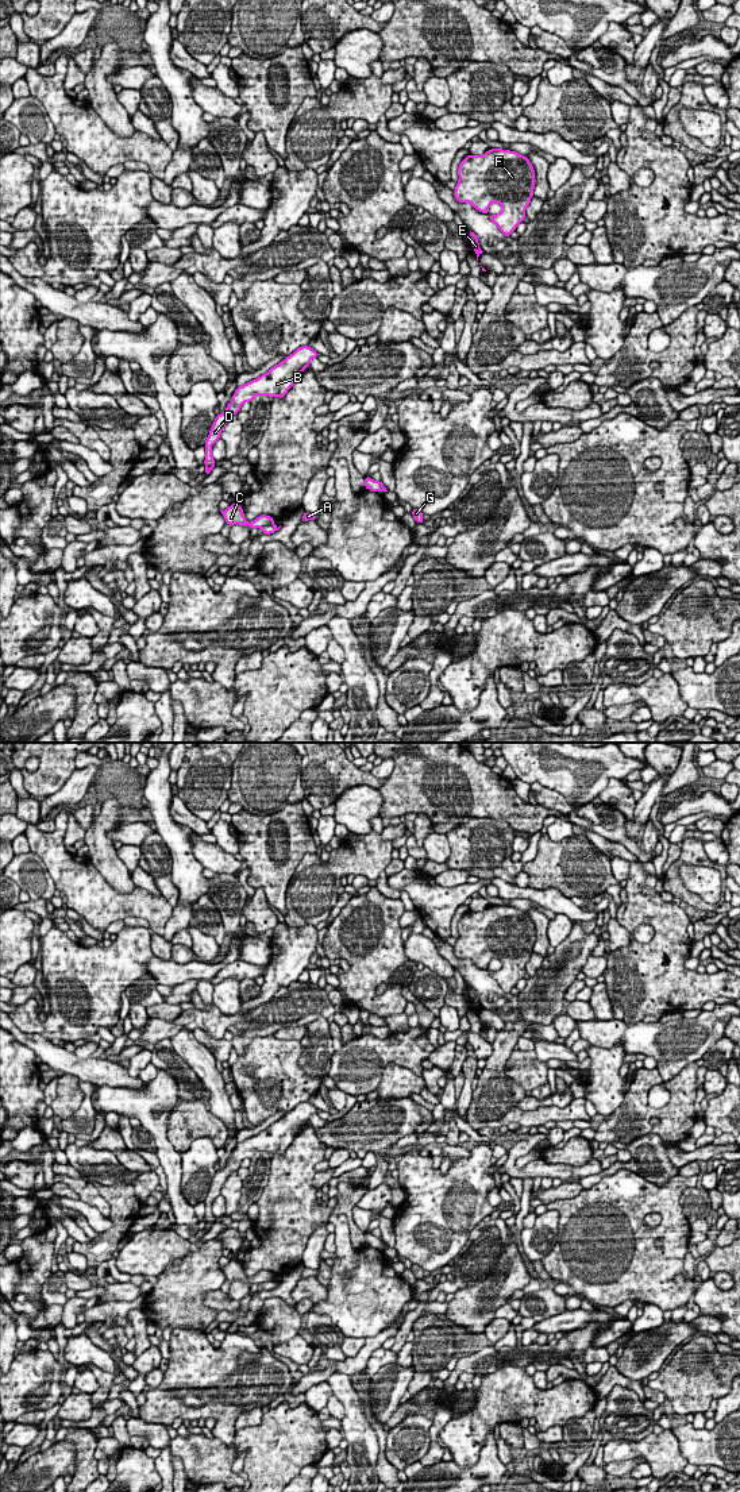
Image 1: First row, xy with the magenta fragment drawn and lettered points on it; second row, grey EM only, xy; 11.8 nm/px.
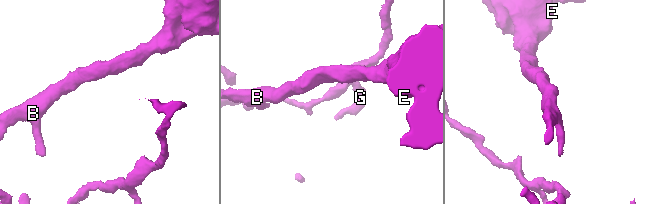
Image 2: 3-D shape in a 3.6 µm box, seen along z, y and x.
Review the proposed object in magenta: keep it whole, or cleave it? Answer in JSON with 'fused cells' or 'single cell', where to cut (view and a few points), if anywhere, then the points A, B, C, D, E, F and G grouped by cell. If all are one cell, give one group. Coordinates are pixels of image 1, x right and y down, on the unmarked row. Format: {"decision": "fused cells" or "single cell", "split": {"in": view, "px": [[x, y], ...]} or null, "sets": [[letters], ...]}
{"decision": "fused cells", "split": {"in": "xy", "px": [[273, 1279], [261, 1283]]}, "sets": [["A", "G"], ["B", "C", "D", "E", "F"]]}

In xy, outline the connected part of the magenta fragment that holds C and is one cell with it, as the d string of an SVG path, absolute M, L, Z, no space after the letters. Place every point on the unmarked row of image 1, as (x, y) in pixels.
M234 1258L226 1267L220 1267L220 1268L226 1276L226 1280L228 1281L235 1281L235 1280L247 1281L251 1285L251 1284L262 1284L263 1281L274 1280L274 1273L267 1271L261 1271L254 1277L248 1279L244 1273L240 1260L238 1258Z

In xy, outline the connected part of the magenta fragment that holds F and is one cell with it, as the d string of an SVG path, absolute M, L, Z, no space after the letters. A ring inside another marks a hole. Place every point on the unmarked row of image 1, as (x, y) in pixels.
M490 905L482 911L469 910L459 920L458 932L459 937L454 945L455 956L458 959L470 959L478 968L486 969L505 992L509 994L527 974L525 965L533 953L536 940L535 925L528 913L502 905ZM493 959L502 963L498 971L489 969Z

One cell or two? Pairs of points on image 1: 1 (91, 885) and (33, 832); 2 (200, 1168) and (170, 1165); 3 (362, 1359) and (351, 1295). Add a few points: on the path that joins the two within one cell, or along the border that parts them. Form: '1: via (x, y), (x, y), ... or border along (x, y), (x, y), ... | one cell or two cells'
1: via (76, 875), (47, 847) | one cell
2: border along (180, 1153), (181, 1194), (185, 1198) | two cells
3: border along (393, 1321), (389, 1326), (366, 1338) | two cells

